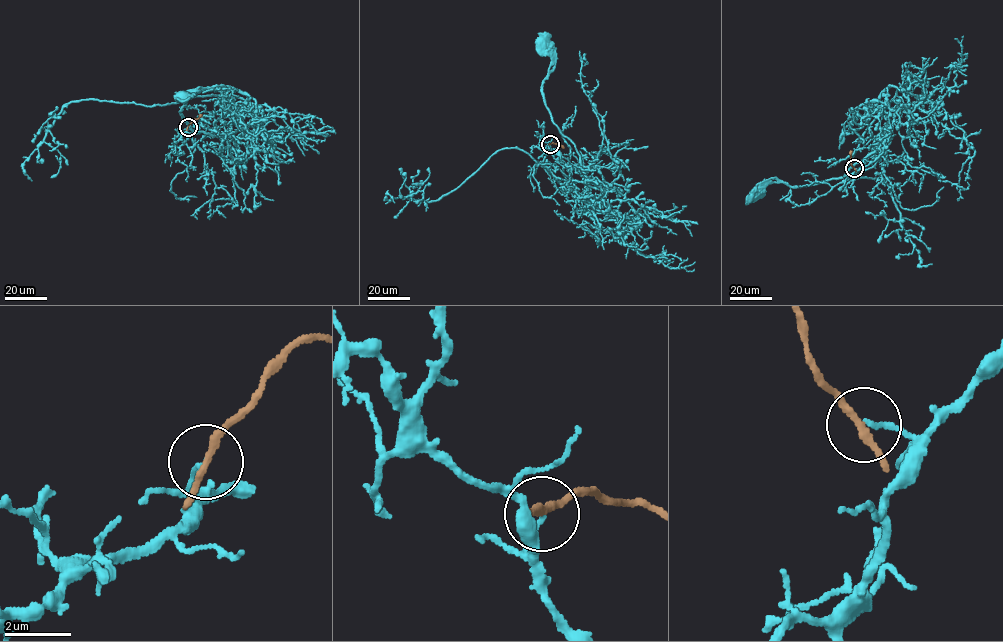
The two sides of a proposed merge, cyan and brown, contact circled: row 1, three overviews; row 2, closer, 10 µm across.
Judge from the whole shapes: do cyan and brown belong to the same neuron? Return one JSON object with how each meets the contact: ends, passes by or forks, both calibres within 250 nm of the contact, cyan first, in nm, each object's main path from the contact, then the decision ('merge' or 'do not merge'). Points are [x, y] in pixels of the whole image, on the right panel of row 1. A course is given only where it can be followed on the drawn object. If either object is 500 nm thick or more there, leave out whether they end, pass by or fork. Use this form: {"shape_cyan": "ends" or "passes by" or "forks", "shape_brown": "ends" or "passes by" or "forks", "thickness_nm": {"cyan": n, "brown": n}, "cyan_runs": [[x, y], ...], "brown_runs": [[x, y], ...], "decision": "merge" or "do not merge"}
{"shape_cyan": "ends", "shape_brown": "passes by", "thickness_nm": {"cyan": 130, "brown": 200}, "cyan_runs": [[855, 168], [865, 162], [894, 109], [892, 128], [884, 141], [842, 176], [801, 186], [768, 183], [754, 195]], "brown_runs": [[854, 168], [850, 161], [851, 150]], "decision": "do not merge"}

